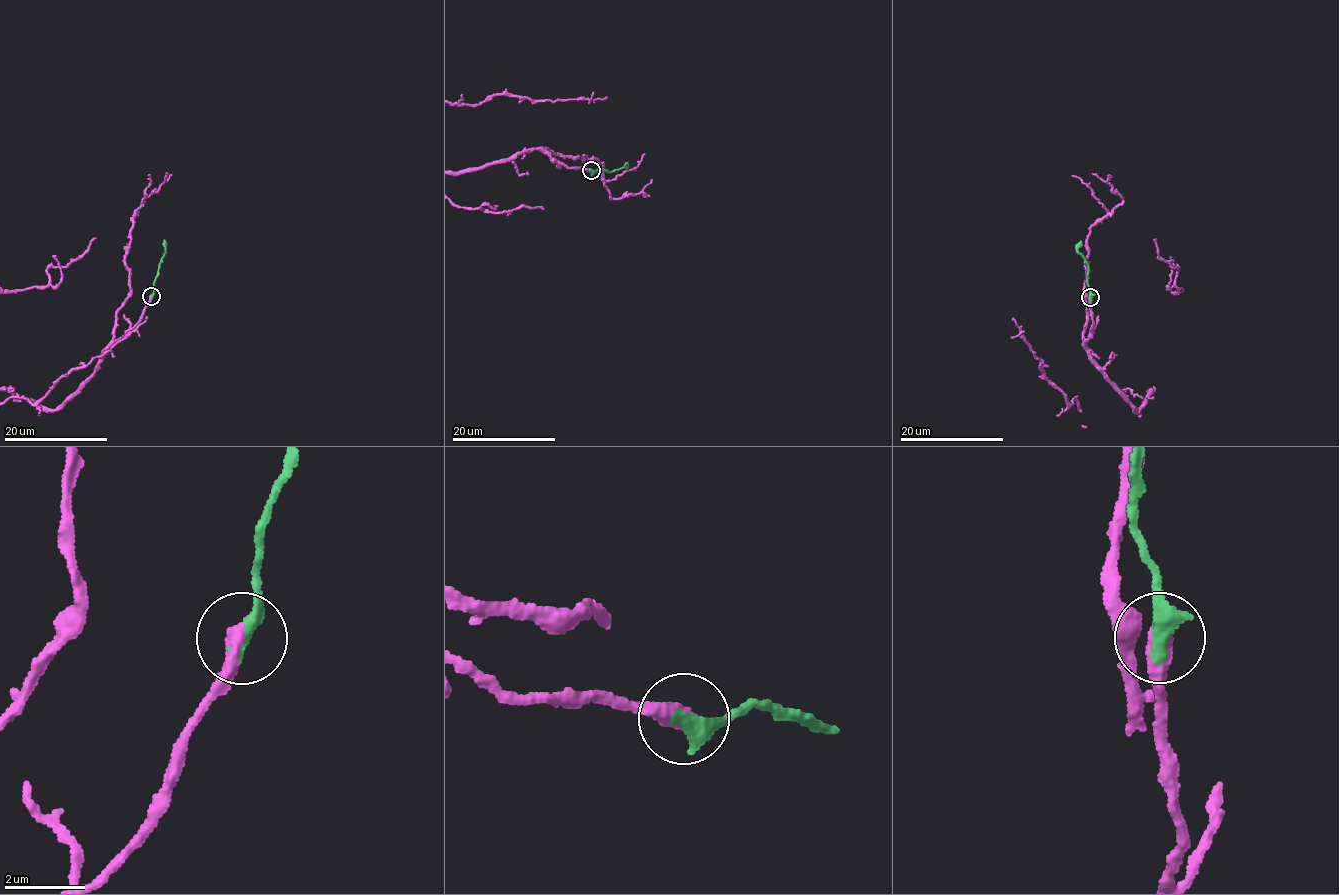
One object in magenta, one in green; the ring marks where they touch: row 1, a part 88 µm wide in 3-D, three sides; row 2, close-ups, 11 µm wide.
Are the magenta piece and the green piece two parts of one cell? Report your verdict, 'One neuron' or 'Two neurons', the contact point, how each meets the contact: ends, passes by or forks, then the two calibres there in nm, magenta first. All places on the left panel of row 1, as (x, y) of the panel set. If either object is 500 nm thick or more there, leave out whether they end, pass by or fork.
One neuron. Place: (151, 296). At the ring magenta ends. At the ring green ends. Thickness 440 nm (magenta) against 440 nm

